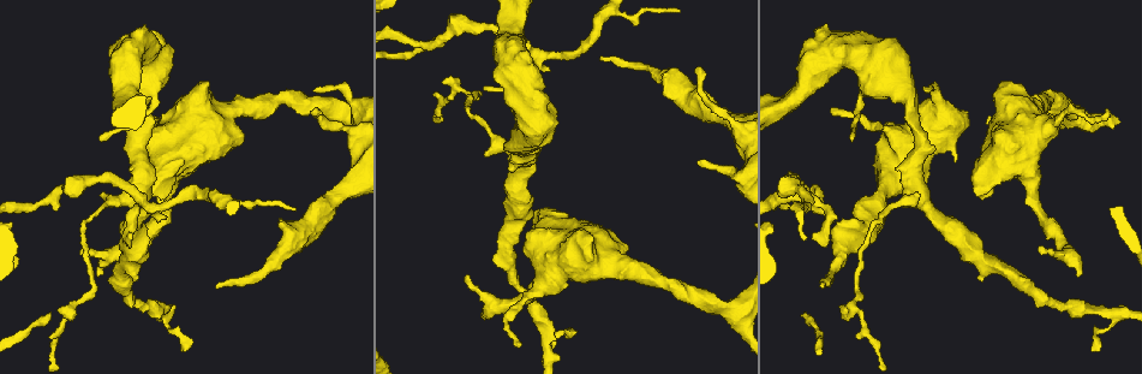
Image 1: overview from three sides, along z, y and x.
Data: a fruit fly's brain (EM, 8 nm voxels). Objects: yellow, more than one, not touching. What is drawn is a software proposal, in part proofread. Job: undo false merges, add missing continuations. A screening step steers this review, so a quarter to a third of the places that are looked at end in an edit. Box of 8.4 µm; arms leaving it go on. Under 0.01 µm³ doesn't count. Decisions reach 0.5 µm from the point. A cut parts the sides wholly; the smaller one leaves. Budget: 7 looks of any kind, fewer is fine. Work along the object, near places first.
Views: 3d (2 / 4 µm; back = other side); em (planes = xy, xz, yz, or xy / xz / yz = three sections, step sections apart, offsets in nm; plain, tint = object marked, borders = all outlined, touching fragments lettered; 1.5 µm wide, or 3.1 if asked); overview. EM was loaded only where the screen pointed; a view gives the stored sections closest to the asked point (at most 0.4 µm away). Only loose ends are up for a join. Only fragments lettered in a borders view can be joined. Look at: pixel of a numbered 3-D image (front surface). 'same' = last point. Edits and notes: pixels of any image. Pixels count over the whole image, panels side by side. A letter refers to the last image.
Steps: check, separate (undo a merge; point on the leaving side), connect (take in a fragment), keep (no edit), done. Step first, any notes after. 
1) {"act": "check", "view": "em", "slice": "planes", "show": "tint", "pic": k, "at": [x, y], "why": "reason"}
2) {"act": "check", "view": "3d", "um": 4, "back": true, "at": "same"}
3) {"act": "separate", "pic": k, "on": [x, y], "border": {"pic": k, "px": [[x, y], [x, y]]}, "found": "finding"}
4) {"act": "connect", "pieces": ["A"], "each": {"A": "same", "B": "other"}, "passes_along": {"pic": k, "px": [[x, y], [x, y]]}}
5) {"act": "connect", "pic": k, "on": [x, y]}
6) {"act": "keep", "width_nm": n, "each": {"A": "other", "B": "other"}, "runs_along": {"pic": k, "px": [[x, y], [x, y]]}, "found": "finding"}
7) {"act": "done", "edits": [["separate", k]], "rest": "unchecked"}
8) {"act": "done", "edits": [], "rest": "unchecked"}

{"act": "check", "view": "em", "slice": "planes", "show": "borders", "pic": 1, "at": [478, 27], "why": "thick turns thin"}

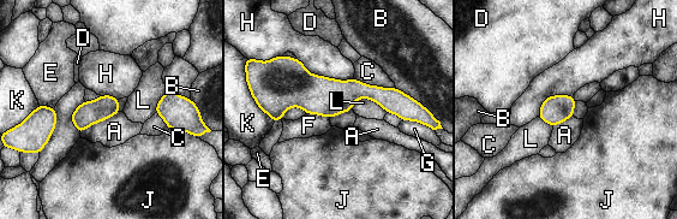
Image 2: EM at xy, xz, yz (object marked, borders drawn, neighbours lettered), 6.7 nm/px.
{"act": "keep", "each": {"A": "other", "B": "other", "C": "other", "D": "other", "E": "other", "F": "other", "G": "other", "H": "other", "J": "other", "K": "other", "L": "other"}, "runs_along": {"pic": 2, "px": [[267, 87], [372, 92], [409, 106]]}, "found": "continuous, no second neuron"}

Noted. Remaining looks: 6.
{"act": "check", "view": "em", "slice": "planes", "show": "borders", "pic": 1, "at": [165, 216], "why": "branch stops here"}

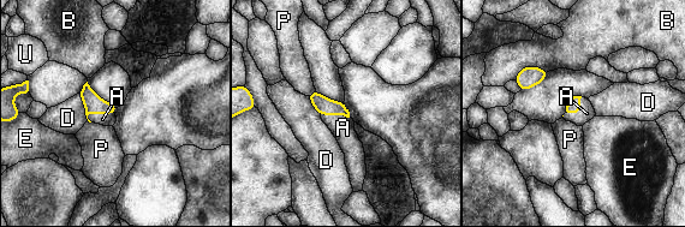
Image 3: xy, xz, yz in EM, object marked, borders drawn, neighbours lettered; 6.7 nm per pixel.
{"act": "connect", "pieces": ["A"], "longest_contact_nm": ["B", 240], "each": {"A": "same", "B": "other", "D": "other", "E": "other", "P": "other", "U": "other"}, "passes_along": {"pic": 3, "px": [[93, 103], [100, 113], [102, 119]]}, "found": "the neuron continues"}

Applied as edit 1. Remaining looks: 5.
{"act": "check", "view": "em", "slice": "planes", "show": "borders", "pic": 1, "at": [493, 302], "why": "calibre changes"}

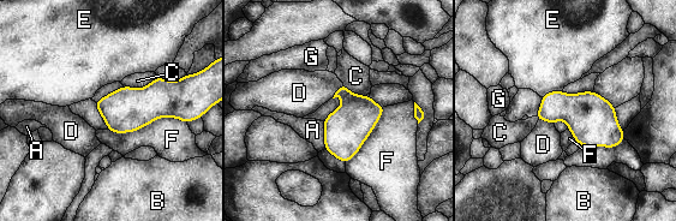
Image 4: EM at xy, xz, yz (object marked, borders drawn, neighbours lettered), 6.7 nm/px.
{"act": "keep", "longest_contact_nm": ["F", 550], "each": {"A": "other", "B": "other", "C": "other", "D": "other", "E": "other", "F": "other", "G": "other"}, "found": "one neuron here"}

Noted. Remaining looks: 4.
{"act": "done", "edits": [["connect", 3]], "rest": "unchecked"}

